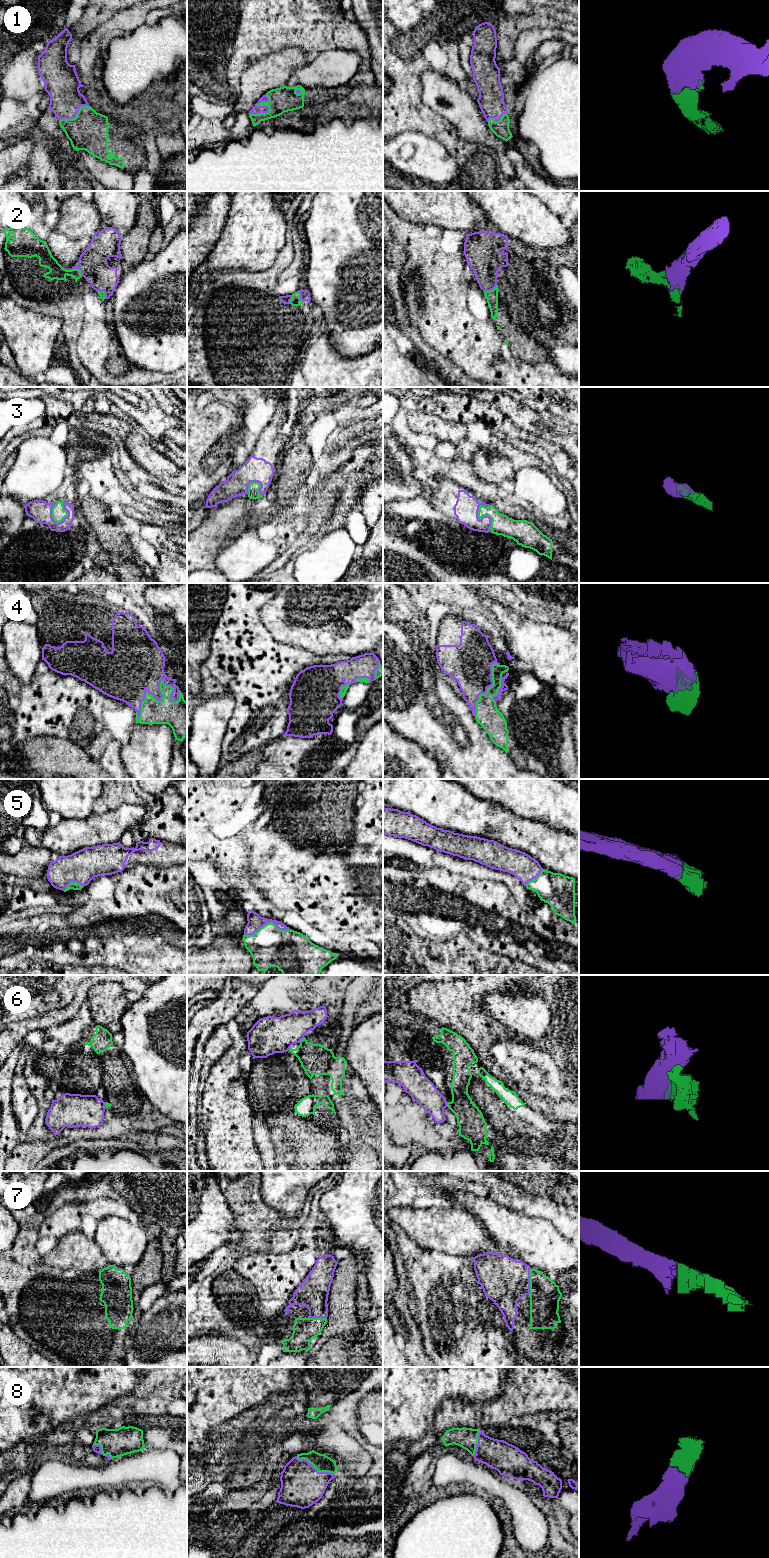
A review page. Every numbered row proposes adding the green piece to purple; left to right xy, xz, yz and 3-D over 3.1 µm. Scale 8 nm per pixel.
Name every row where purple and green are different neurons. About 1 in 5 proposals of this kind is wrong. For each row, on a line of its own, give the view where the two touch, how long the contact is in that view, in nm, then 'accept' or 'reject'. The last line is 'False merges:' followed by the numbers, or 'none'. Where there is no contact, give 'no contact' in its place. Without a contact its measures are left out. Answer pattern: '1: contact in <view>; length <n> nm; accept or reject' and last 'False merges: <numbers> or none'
1: contact in xz; length 220 nm; accept
2: contact in yz; length 120 nm; accept
3: contact in yz; length 280 nm; accept
4: contact in xy; length 400 nm; accept
5: contact in xz; length 380 nm; accept
6: contact in xz; length 70 nm; reject
7: contact in yz; length 220 nm; accept
8: contact in xz; length 340 nm; accept
False merges: 6

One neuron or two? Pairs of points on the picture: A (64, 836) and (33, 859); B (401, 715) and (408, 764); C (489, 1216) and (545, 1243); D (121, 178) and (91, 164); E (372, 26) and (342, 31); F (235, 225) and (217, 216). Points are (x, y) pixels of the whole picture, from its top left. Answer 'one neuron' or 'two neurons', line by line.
A: two neurons
B: two neurons
C: one neuron
D: one neuron
E: two neurons
F: two neurons

